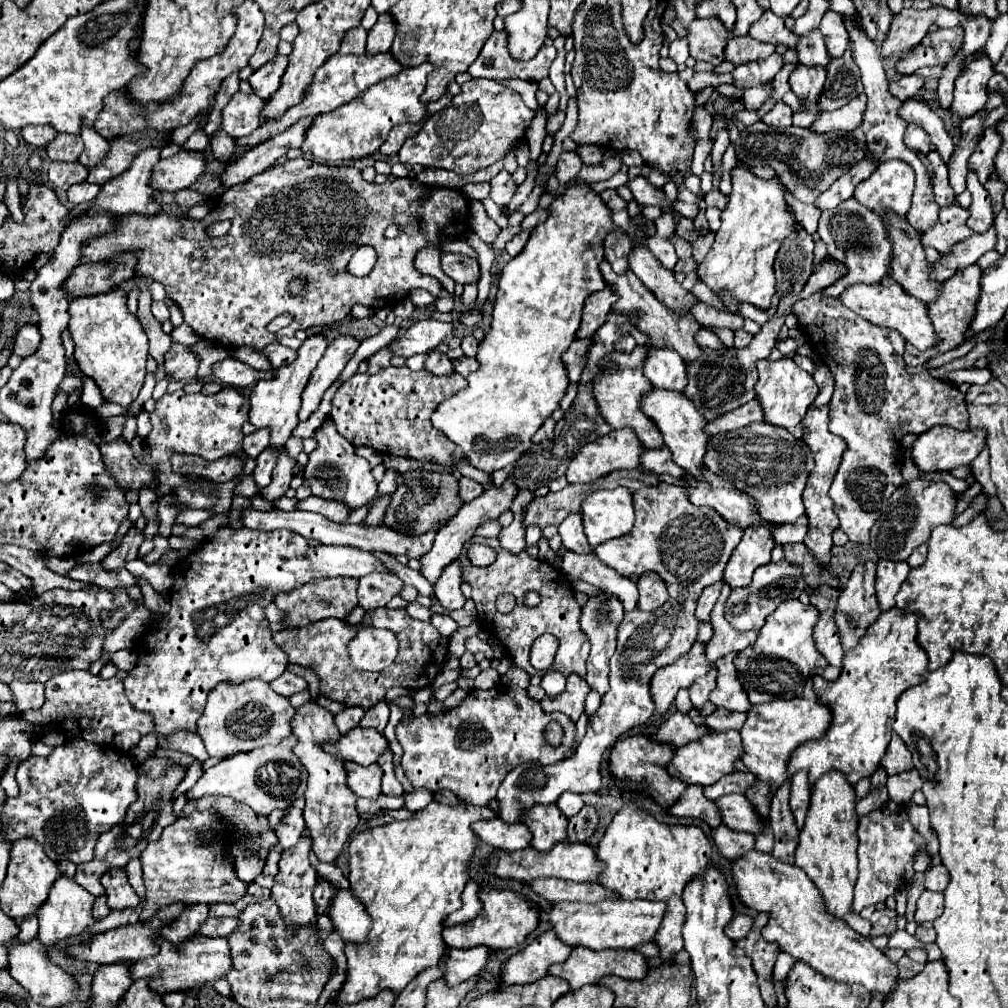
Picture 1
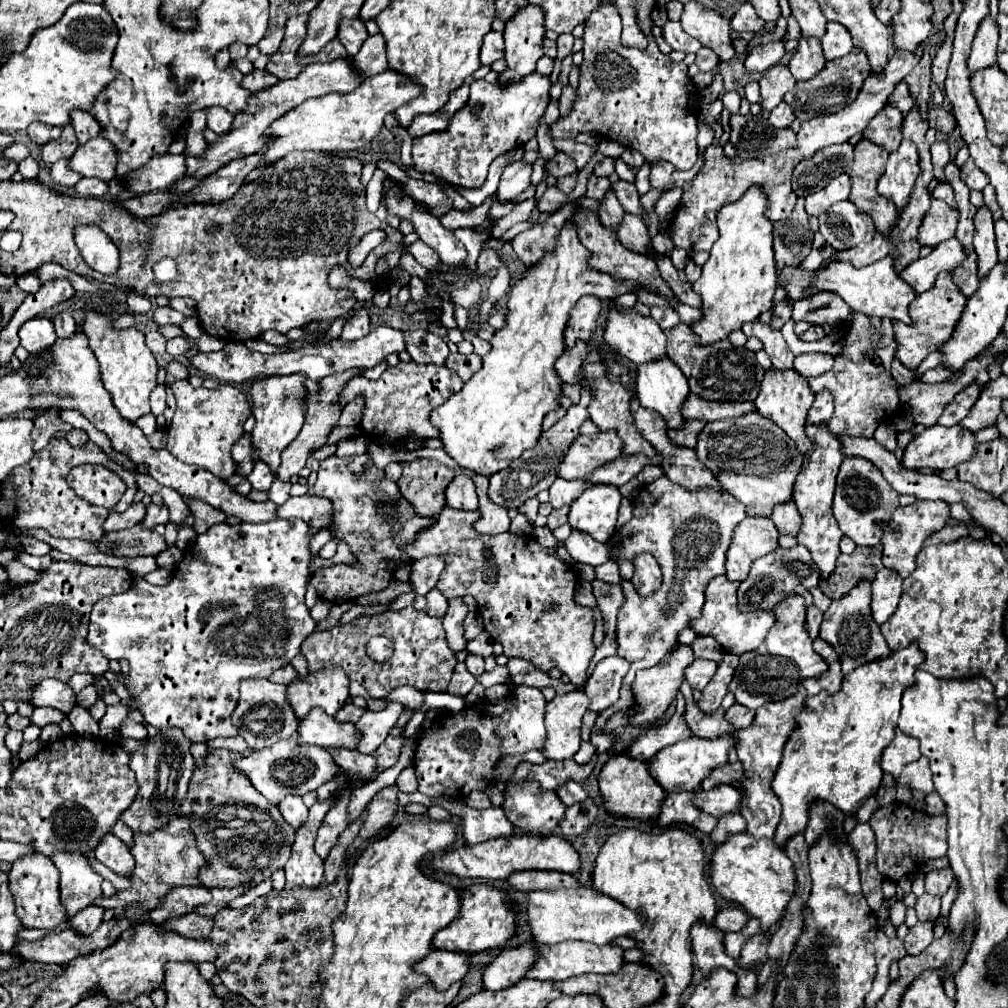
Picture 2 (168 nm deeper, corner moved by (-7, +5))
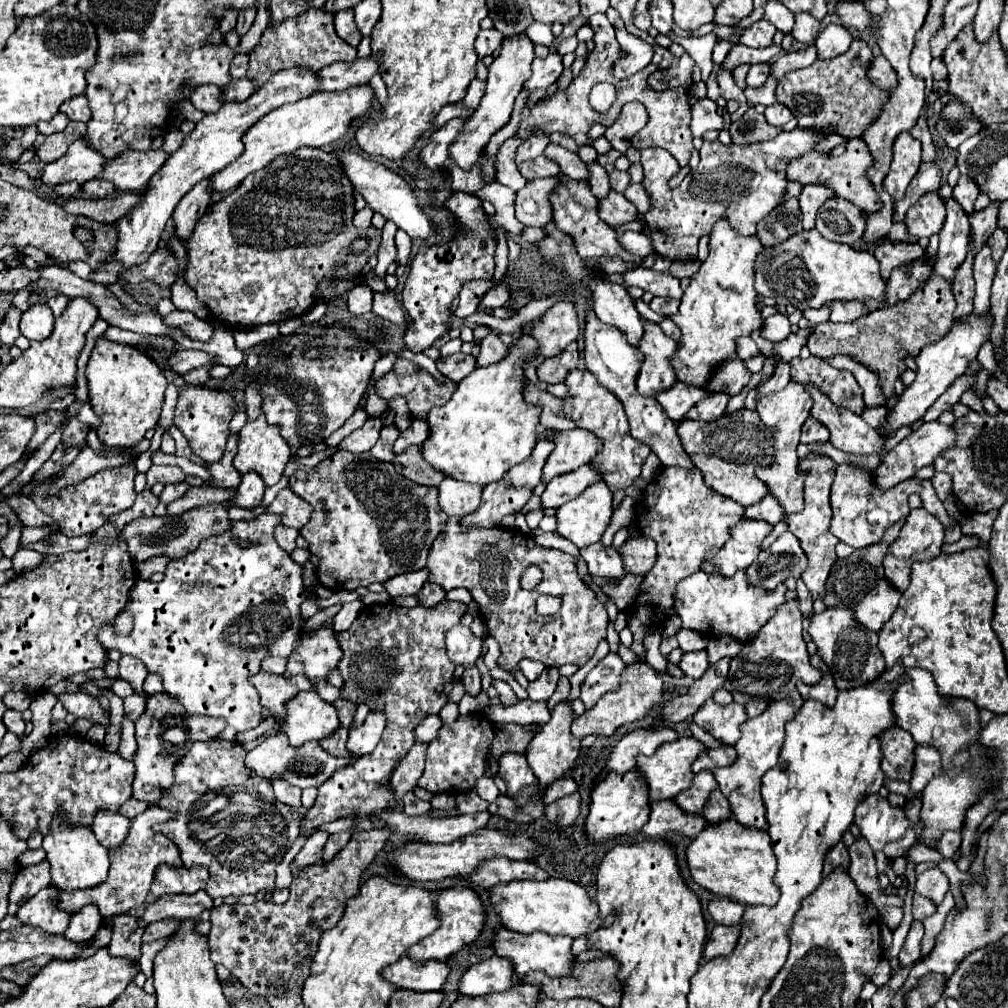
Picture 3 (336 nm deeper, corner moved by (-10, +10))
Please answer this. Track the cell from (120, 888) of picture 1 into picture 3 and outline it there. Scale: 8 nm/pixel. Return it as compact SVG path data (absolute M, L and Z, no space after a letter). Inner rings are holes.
M99 811L91 829L93 829L97 841L111 851L111 849L119 849L123 845L125 837L129 833L129 825L131 825L131 821L119 813Z

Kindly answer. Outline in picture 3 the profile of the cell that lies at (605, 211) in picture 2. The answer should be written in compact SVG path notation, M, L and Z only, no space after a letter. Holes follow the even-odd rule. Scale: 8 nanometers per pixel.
M597 161L593 165L589 165L589 171L591 171L591 177L589 177L589 185L591 185L591 191L595 193L595 197L603 199L609 195L611 187L609 187L609 175L605 171L605 167L601 167Z

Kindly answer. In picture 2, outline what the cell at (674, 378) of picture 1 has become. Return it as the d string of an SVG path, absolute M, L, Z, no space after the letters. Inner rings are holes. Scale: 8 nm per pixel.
M614 304L610 306L608 320L606 320L606 330L604 330L604 340L620 356L628 358L634 364L644 364L644 362L650 362L650 360L666 356L666 336L662 332L662 328L658 326L656 320L652 320L650 316L638 314L634 308L624 308L620 312L620 310L616 310Z

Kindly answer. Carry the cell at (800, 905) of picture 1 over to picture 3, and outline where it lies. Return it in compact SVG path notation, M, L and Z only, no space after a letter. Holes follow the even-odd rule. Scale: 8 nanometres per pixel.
M735 819L721 821L719 825L703 829L703 833L687 847L687 863L693 881L707 891L737 901L741 905L767 905L775 907L779 901L779 887L773 883L777 859L767 831L745 827Z

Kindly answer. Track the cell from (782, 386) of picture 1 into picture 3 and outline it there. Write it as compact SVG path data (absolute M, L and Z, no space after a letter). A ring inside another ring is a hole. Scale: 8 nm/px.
M791 381L783 391L763 395L757 401L757 413L765 425L777 427L775 433L775 461L771 467L761 469L759 477L765 481L771 489L771 495L775 495L781 503L783 509L787 509L787 517L799 509L803 509L803 481L807 477L805 471L799 469L799 457L797 457L797 445L799 445L799 435L805 419L809 417L809 411L813 407L813 397L807 393L807 389L795 381Z

